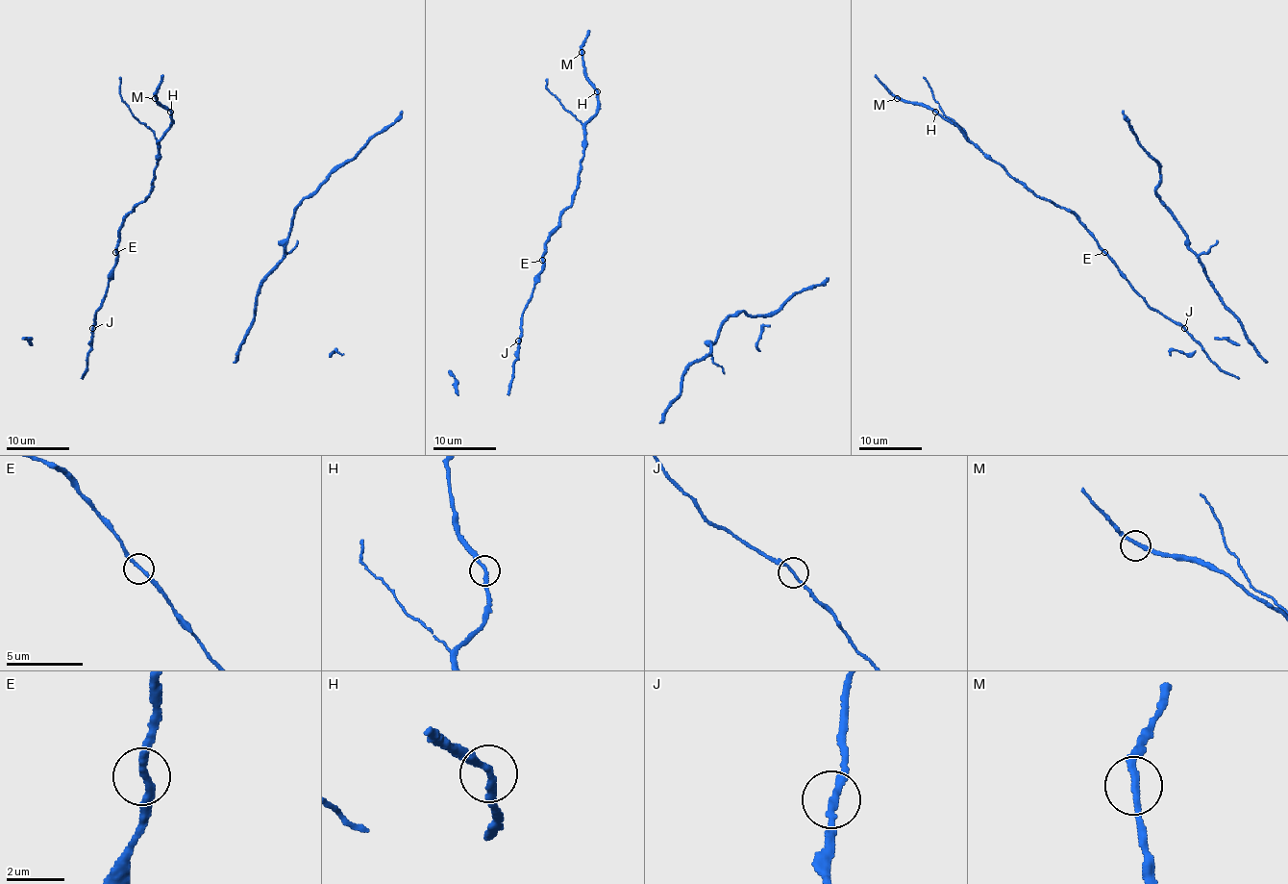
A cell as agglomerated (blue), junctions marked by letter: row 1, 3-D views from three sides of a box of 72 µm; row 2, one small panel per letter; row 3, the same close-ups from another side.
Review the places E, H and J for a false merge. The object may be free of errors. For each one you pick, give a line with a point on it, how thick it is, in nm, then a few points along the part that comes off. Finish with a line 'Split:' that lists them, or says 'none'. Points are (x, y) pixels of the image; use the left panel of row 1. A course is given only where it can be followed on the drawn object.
Split: none

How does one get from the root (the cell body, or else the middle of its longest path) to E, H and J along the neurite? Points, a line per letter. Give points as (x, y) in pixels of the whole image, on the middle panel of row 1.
E: (513, 378), (522, 314), (531, 296), (534, 280), (542, 269), (542, 260)
H: (513, 378), (522, 314), (542, 271), (545, 242), (572, 202), (582, 156), (584, 125), (595, 113), (597, 91)
J: (513, 378), (518, 340)

